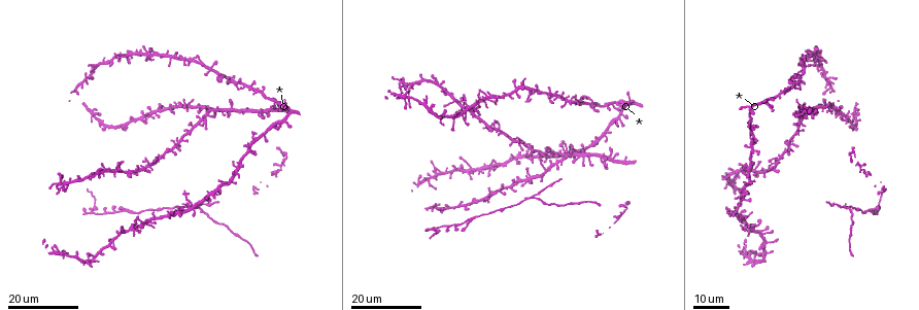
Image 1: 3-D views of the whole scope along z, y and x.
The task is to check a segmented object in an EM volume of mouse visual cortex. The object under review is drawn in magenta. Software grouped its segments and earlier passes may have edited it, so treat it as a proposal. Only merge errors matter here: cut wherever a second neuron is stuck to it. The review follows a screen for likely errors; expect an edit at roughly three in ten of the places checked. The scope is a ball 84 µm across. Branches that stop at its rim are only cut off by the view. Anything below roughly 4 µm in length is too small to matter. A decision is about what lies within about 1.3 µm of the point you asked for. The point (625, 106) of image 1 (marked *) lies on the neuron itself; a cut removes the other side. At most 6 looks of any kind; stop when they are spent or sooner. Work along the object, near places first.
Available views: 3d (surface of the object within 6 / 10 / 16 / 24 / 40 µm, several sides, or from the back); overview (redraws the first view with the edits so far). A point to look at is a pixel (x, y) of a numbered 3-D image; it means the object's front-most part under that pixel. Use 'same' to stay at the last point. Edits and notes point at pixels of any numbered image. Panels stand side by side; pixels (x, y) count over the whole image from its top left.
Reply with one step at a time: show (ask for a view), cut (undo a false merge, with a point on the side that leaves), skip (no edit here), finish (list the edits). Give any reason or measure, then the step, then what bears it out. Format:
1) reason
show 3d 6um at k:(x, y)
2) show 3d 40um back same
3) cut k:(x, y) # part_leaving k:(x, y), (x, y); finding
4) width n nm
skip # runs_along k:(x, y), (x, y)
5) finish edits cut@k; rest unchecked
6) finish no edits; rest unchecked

four-way junction
show 3d 16um at 1:(565, 151)

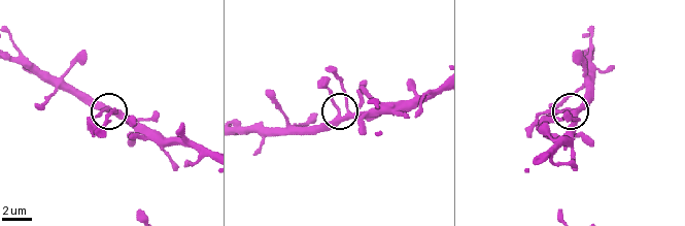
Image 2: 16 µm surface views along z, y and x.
show 3d 6um at 2:(337, 111)

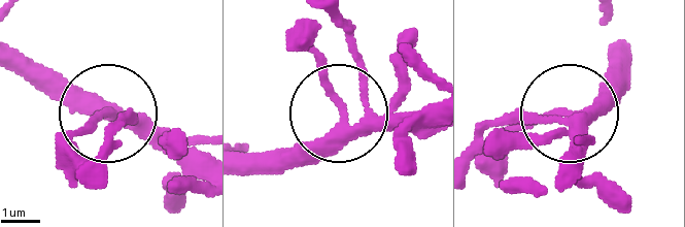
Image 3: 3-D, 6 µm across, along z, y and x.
skip # all the same neuron

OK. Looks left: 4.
four or more arms meet
show 3d 16um at 1:(573, 155)

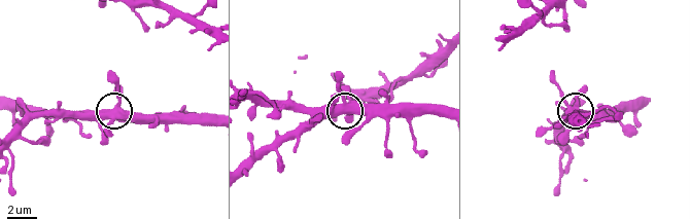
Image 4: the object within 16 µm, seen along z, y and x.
show 3d 6um at 4:(117, 116)

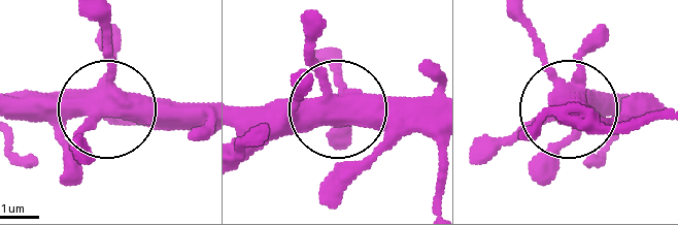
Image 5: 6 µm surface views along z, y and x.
side_arm 47 um; arms 5
skip # all the same neuron

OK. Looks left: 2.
four arms meet
show 3d 16um at 1:(737, 208)

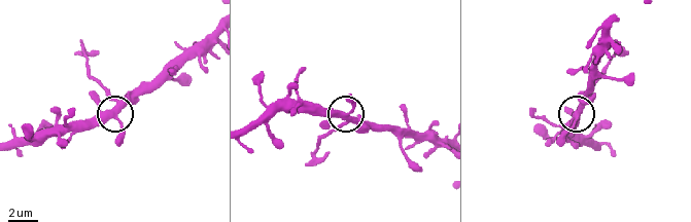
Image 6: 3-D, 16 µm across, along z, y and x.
show 3d 6um at 6:(117, 108)

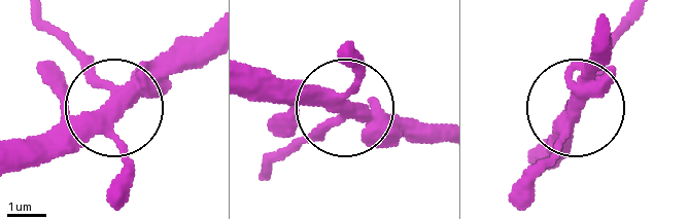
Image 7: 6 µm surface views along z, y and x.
side_arm 6 um
cut 7:(68, 47) # two neurons meet here

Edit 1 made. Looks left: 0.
finish edits cut@7; rest unchecked

